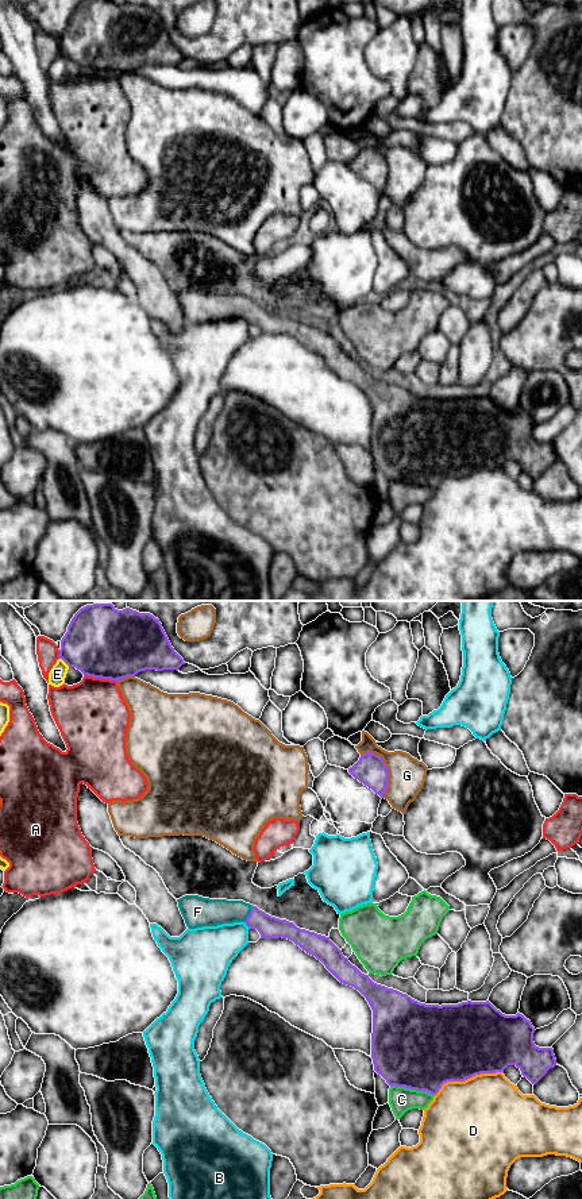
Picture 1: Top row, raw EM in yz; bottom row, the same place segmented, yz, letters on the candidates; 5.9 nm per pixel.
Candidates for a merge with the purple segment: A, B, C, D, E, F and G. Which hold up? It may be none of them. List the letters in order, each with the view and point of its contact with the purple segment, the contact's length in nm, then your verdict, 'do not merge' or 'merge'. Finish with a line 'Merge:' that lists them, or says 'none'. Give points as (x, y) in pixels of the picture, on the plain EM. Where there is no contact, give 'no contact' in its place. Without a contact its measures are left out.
A: meets purple in yz at (100, 72); contact 200 nm long; do not merge
B: meets purple in yz at (247, 320); contact 50 nm long; do not merge
C: meets purple in yz at (412, 484); contact 280 nm long; do not merge
D: meets purple in yz at (467, 473); contact 440 nm long; do not merge
E: meets purple in yz at (65, 57); contact 80 nm long; do not merge
F: meets purple in yz at (249, 309); contact 110 nm long; merge
G: meets purple in yz at (386, 164); contact 300 nm long; do not merge
Merge: F

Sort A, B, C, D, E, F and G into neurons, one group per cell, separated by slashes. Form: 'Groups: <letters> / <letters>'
Groups: A / B / C / D / E / F / G

